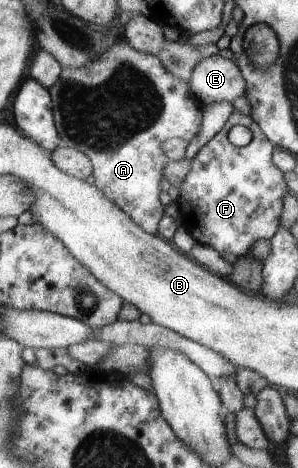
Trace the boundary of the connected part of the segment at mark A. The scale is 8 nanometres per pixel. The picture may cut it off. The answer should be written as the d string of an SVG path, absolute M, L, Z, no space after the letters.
M120 37L101 56L87 61L81 68L62 67L59 78L48 91L61 145L85 154L92 162L91 183L145 232L158 235L159 221L166 214L166 206L159 199L161 180L163 168L169 161L163 143L175 138L190 141L202 123L202 106L190 91L188 82L169 72L156 56L136 51Z

